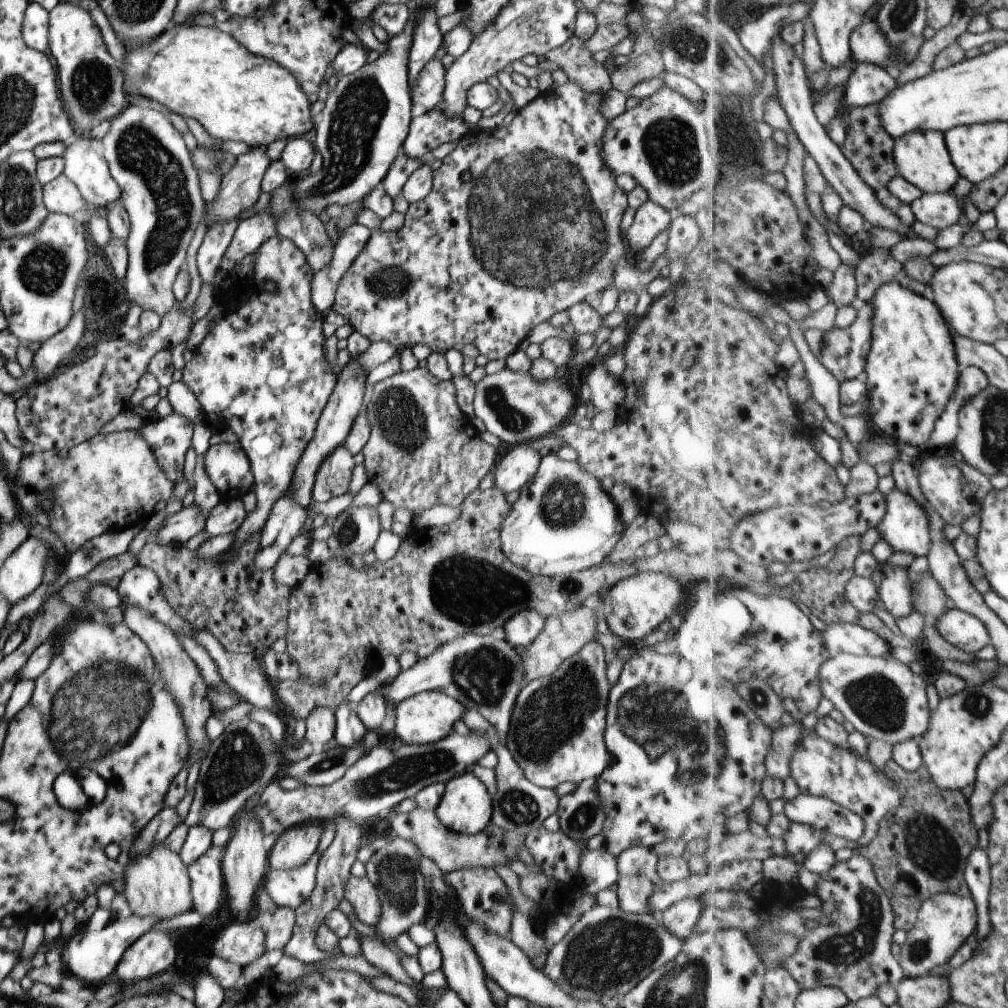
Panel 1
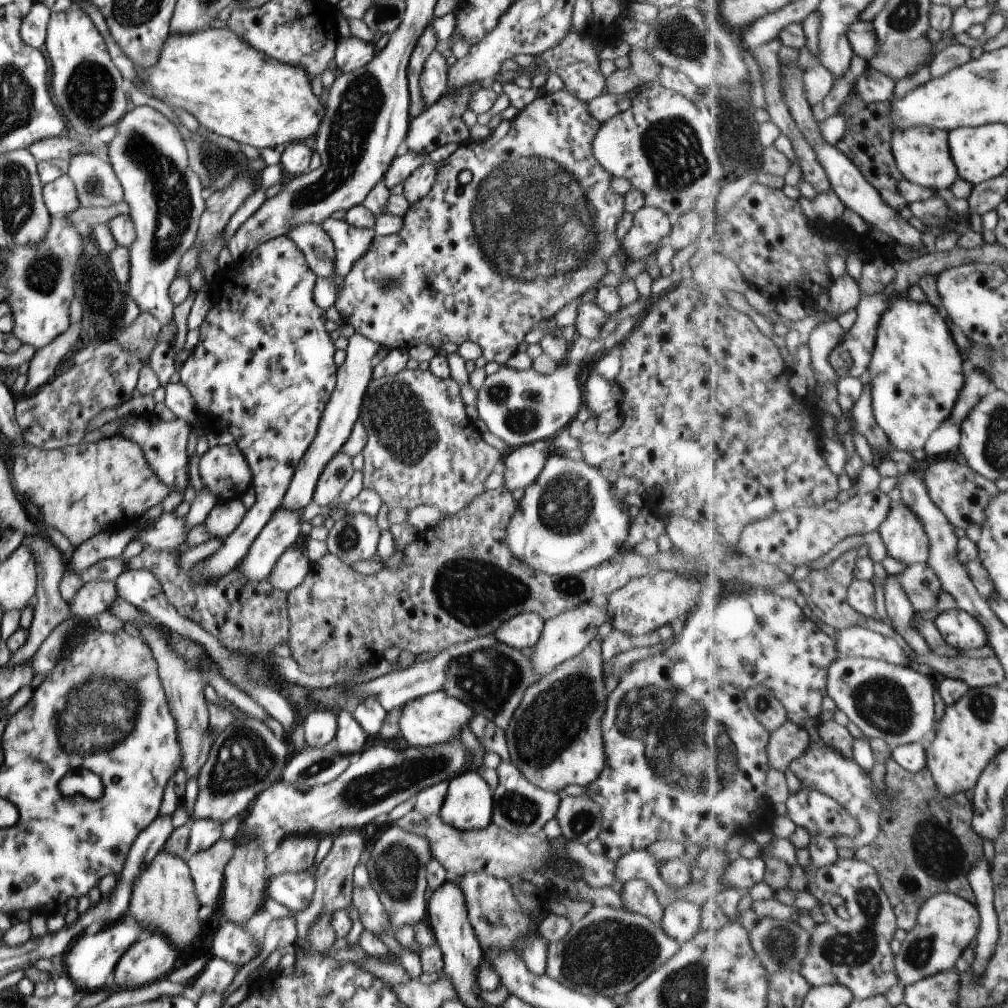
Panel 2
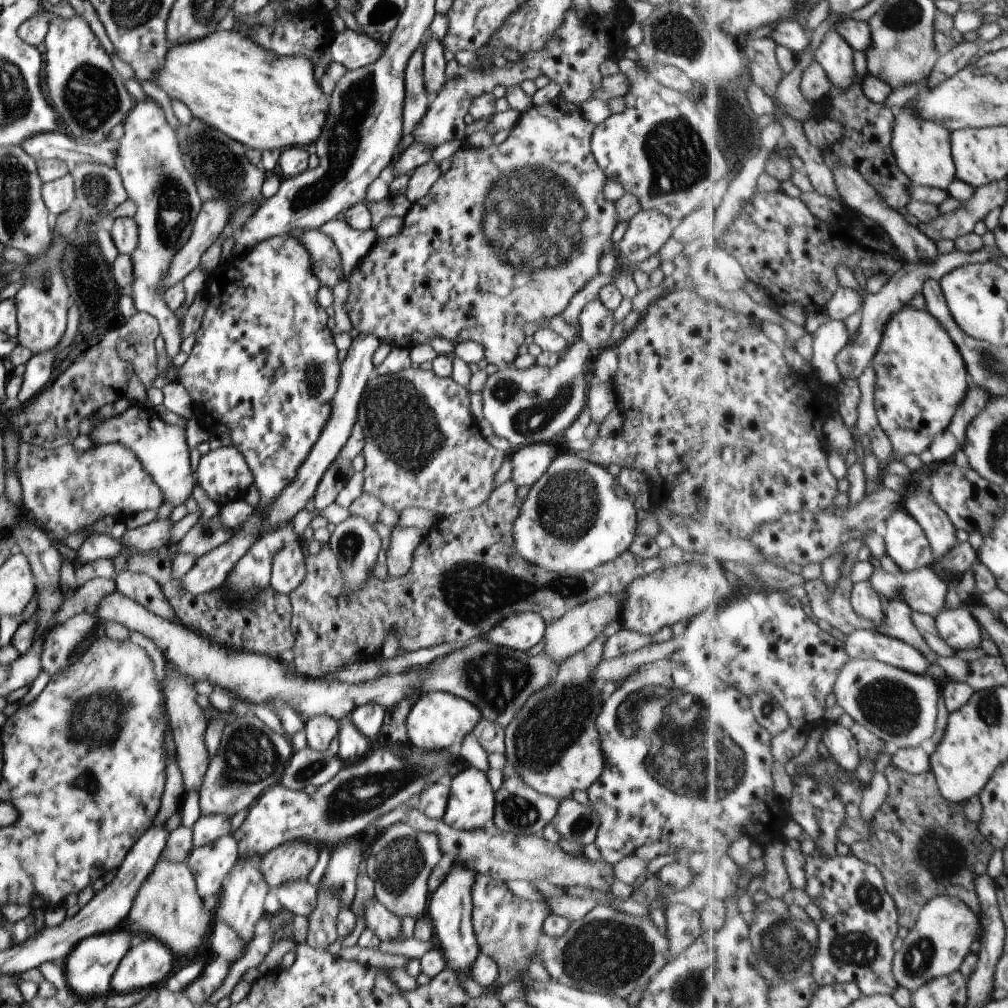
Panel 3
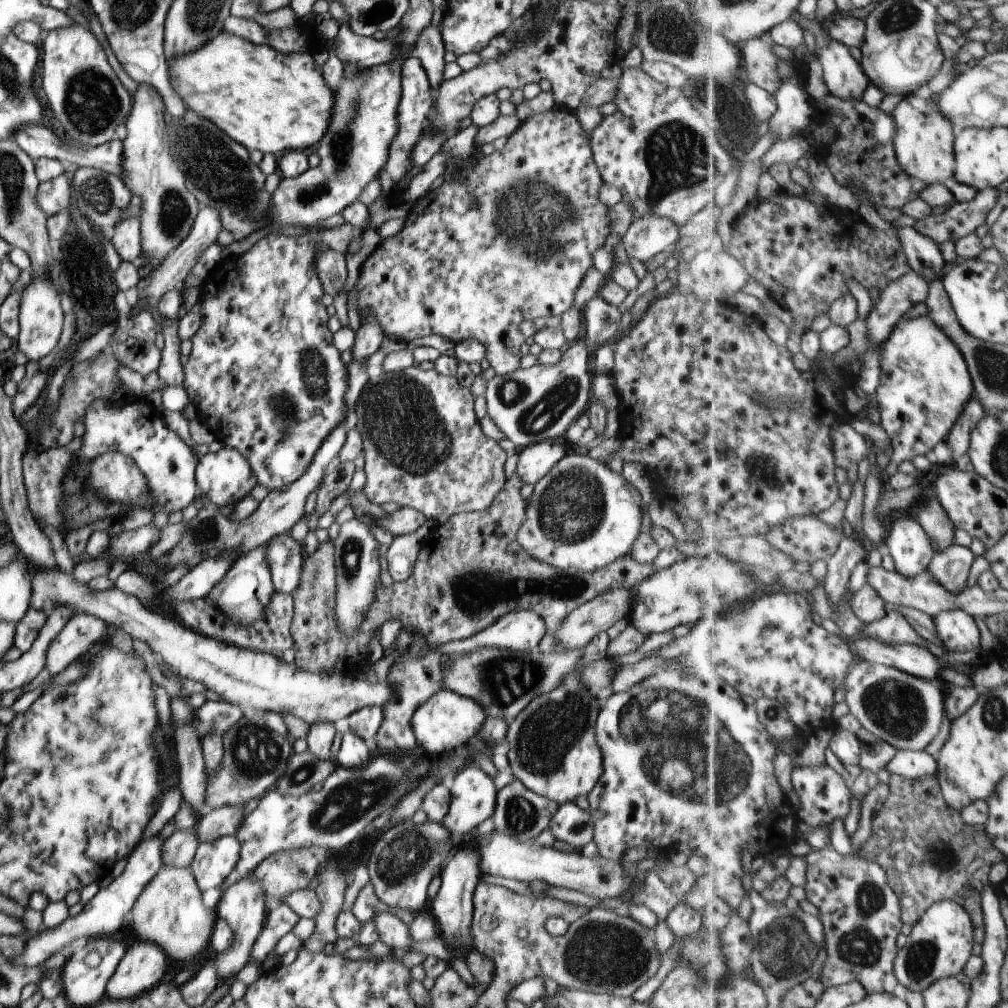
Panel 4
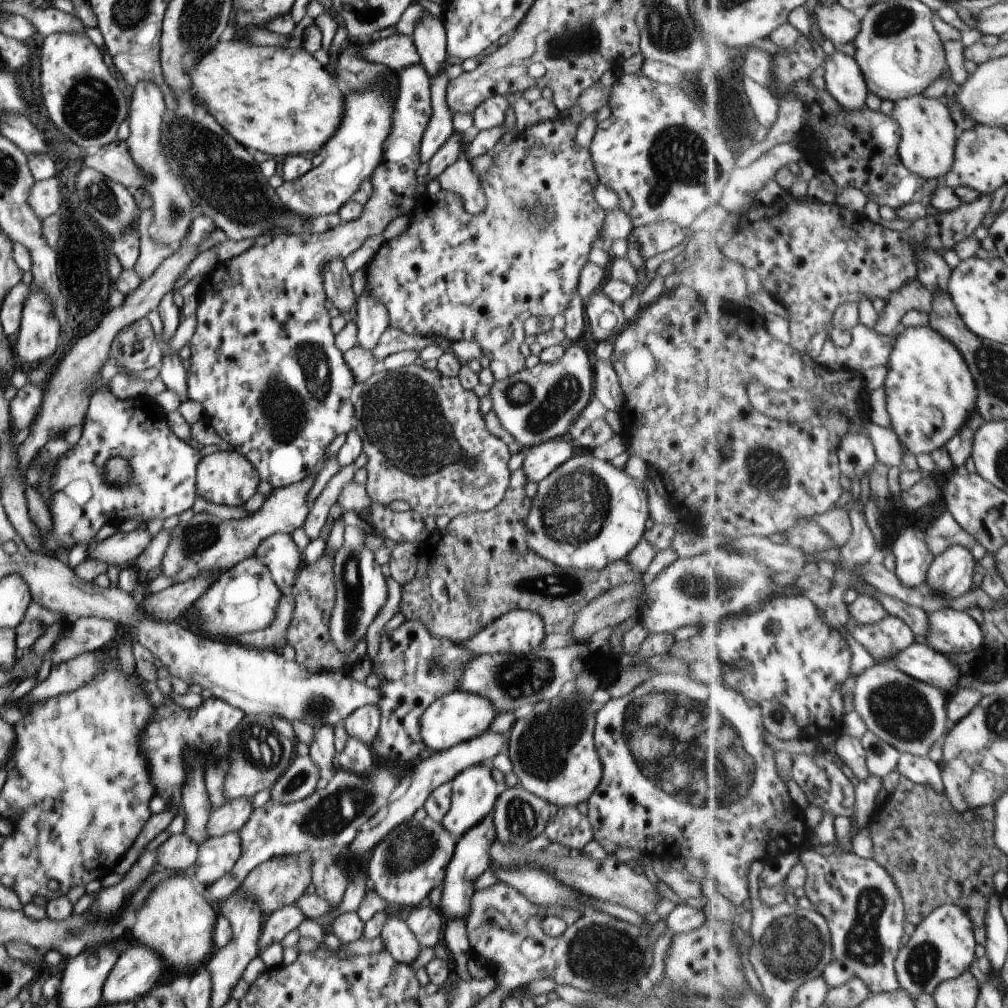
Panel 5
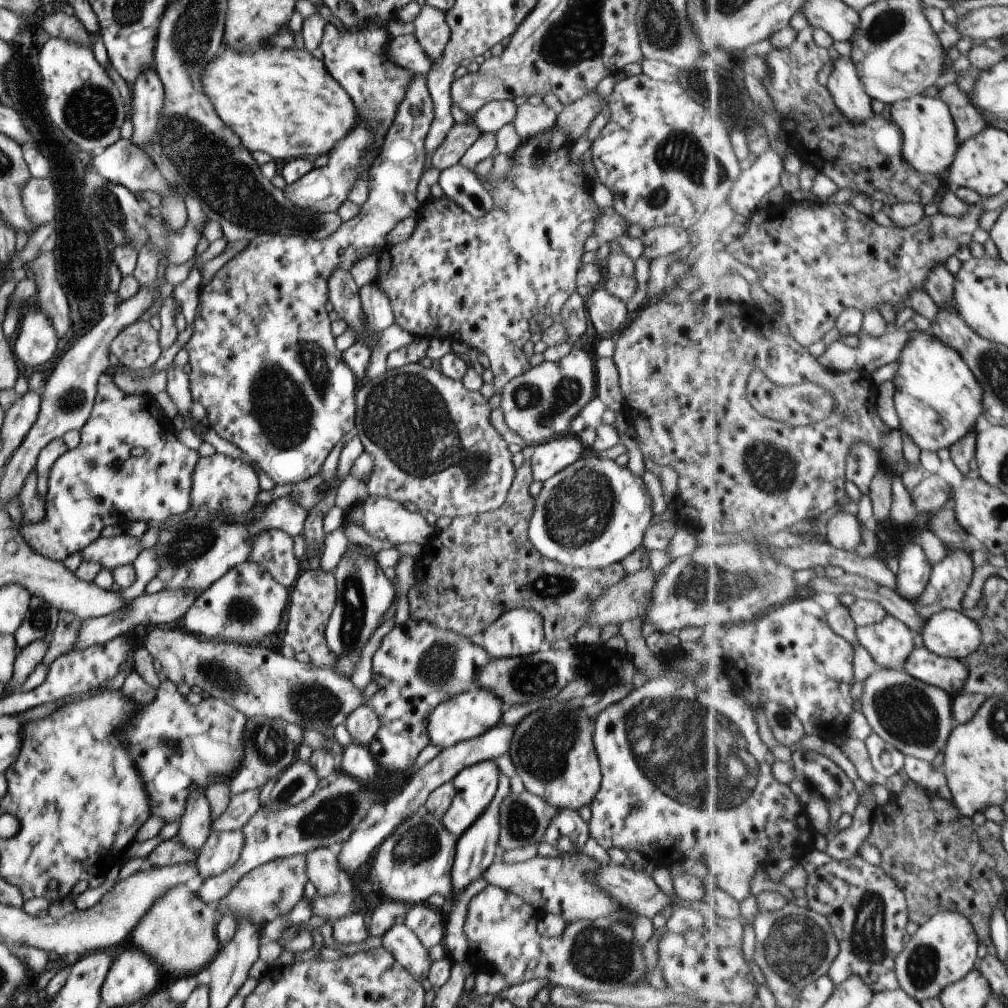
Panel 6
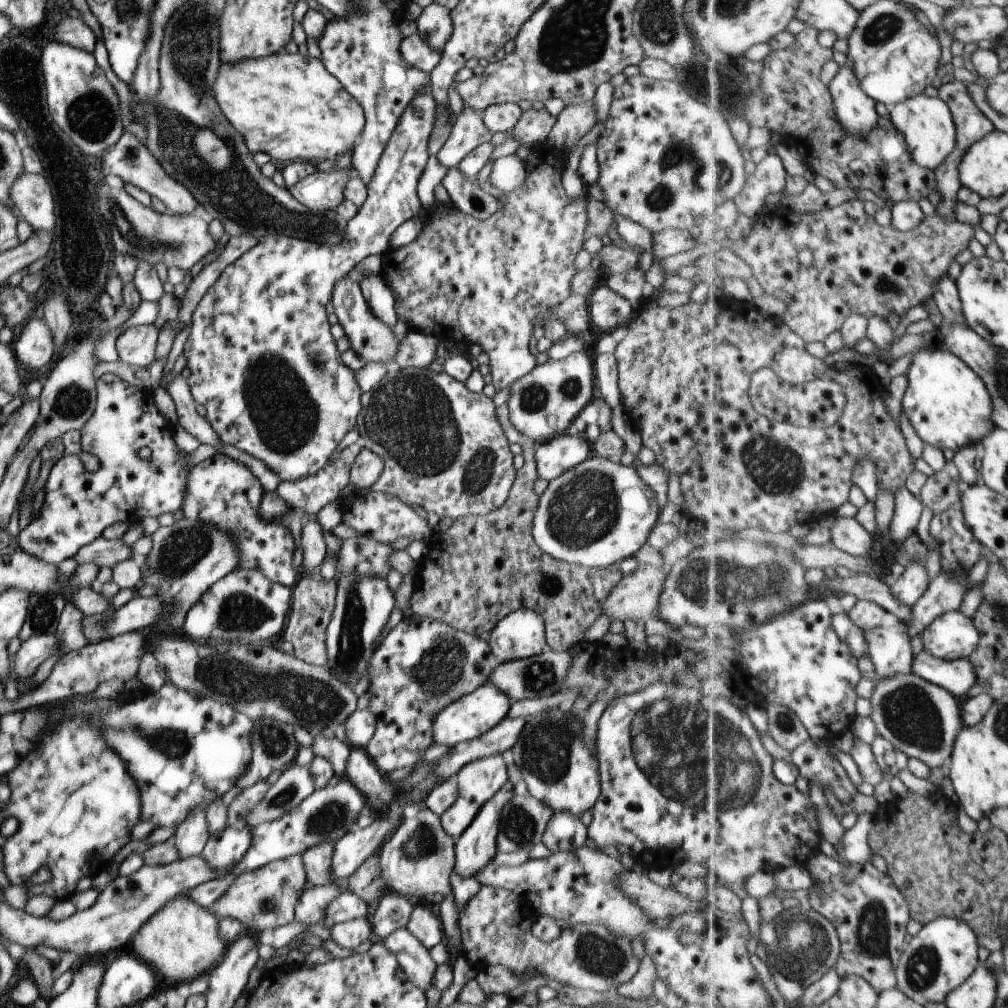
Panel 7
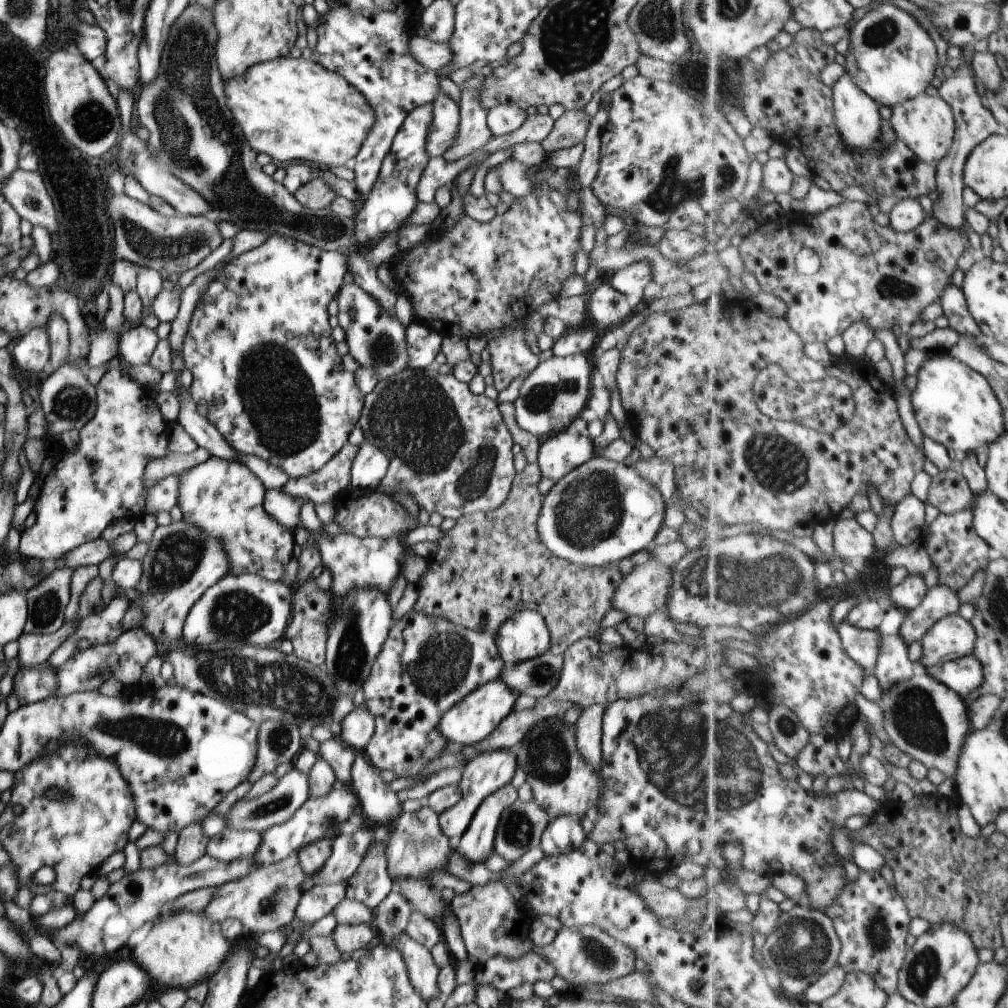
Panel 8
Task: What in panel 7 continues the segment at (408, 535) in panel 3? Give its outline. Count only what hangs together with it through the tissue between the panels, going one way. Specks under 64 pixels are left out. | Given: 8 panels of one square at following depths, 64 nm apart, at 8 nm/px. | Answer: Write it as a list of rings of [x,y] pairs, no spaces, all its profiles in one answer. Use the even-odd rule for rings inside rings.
[[[402,574],[401,585],[395,590],[394,603],[401,610],[403,618],[375,647],[371,655],[367,672],[368,696],[367,709],[375,717],[373,736],[364,746],[367,756],[375,763],[377,770],[386,774],[397,768],[419,768],[424,751],[435,744],[431,725],[433,718],[445,706],[455,702],[461,696],[469,694],[478,686],[483,686],[491,674],[491,670],[499,664],[495,654],[491,654],[491,646],[486,640],[475,634],[467,634],[463,630],[455,630],[444,622],[430,618],[417,617],[410,611],[410,594],[416,583],[411,574]]]

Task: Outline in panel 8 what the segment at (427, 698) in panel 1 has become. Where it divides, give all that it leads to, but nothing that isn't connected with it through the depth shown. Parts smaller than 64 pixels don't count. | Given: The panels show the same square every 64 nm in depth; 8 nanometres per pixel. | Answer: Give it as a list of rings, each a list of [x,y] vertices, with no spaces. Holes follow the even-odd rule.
[[[499,677],[494,681],[486,682],[451,706],[443,714],[443,718],[439,718],[439,733],[447,742],[464,745],[481,742],[497,728],[503,718],[513,712],[515,700],[517,700],[517,696],[501,682]]]

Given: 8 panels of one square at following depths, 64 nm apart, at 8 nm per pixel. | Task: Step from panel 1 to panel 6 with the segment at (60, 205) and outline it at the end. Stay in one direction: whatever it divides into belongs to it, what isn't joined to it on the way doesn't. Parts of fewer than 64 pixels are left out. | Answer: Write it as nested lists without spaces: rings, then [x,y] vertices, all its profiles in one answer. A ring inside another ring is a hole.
[[[30,176],[19,190],[19,200],[21,200],[25,214],[29,216],[29,222],[33,228],[43,226],[47,222],[54,222],[55,190],[47,178]]]

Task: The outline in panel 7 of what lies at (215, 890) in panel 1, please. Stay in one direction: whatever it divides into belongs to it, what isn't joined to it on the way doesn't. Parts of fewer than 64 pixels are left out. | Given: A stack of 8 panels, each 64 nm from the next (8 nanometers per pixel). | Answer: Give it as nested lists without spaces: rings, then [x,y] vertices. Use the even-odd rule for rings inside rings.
[[[225,827],[208,835],[199,856],[205,858],[209,868],[223,870],[239,862],[251,844],[251,834],[245,827]]]

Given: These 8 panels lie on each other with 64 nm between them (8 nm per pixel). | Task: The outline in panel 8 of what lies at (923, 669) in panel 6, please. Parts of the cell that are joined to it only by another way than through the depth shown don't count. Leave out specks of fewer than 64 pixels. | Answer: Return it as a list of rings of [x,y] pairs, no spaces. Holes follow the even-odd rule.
[[[969,654],[957,660],[945,662],[945,664],[929,666],[927,672],[933,678],[937,678],[939,682],[943,682],[967,698],[975,690],[981,688],[986,681],[983,667],[975,654]]]

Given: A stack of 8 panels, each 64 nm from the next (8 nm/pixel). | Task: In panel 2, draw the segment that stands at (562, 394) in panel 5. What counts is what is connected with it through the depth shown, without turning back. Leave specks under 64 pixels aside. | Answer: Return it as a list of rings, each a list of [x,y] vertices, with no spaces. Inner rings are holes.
[[[575,334],[568,345],[567,356],[557,363],[551,374],[539,374],[532,366],[516,370],[506,365],[485,377],[477,390],[477,416],[487,430],[501,438],[510,448],[543,444],[566,428],[584,402],[583,381],[579,376],[581,362],[588,359],[588,340]]]

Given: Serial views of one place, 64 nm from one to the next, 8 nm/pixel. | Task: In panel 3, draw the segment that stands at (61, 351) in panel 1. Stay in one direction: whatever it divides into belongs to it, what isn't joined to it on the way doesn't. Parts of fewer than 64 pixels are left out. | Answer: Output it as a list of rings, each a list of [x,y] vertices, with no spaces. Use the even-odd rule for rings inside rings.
[[[52,349],[49,352],[45,350],[43,354],[30,356],[25,363],[20,390],[13,402],[15,406],[27,403],[44,389],[45,384],[51,378],[55,357],[55,352]]]

